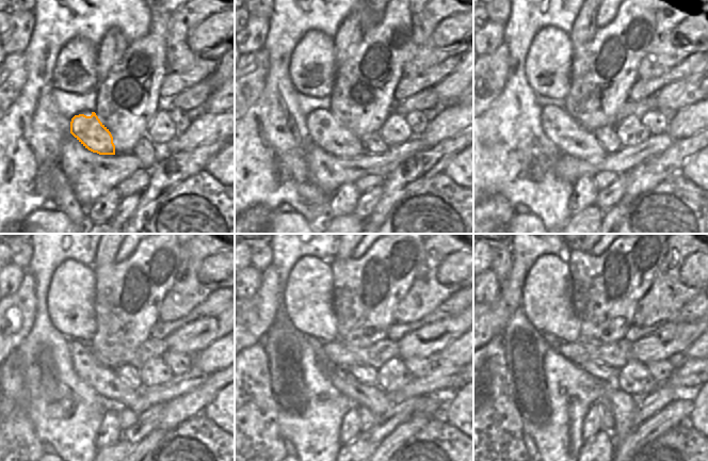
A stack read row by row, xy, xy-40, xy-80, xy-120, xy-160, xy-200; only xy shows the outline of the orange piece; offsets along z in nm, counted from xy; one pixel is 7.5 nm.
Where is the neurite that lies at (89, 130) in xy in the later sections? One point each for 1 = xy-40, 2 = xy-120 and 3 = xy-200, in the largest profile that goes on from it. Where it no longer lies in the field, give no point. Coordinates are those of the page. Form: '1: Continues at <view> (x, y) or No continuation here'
1: Continues at xy-40 (326, 132)
2: Continues at xy-120 (102, 379)
3: Continues at xy-200 (623, 404).

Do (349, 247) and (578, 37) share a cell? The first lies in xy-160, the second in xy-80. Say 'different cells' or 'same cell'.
same cell

